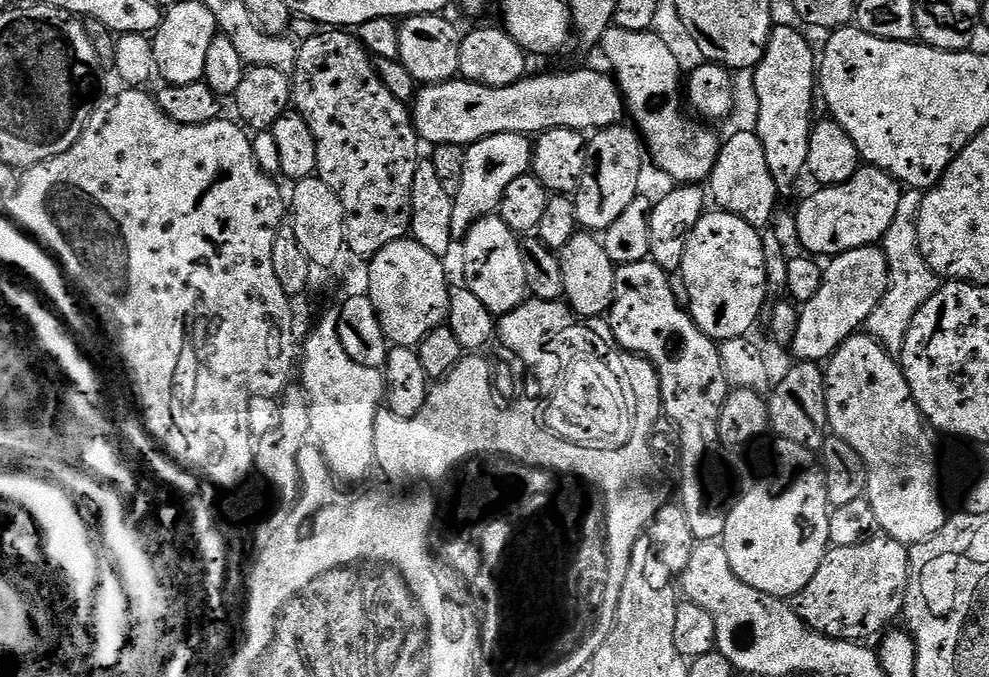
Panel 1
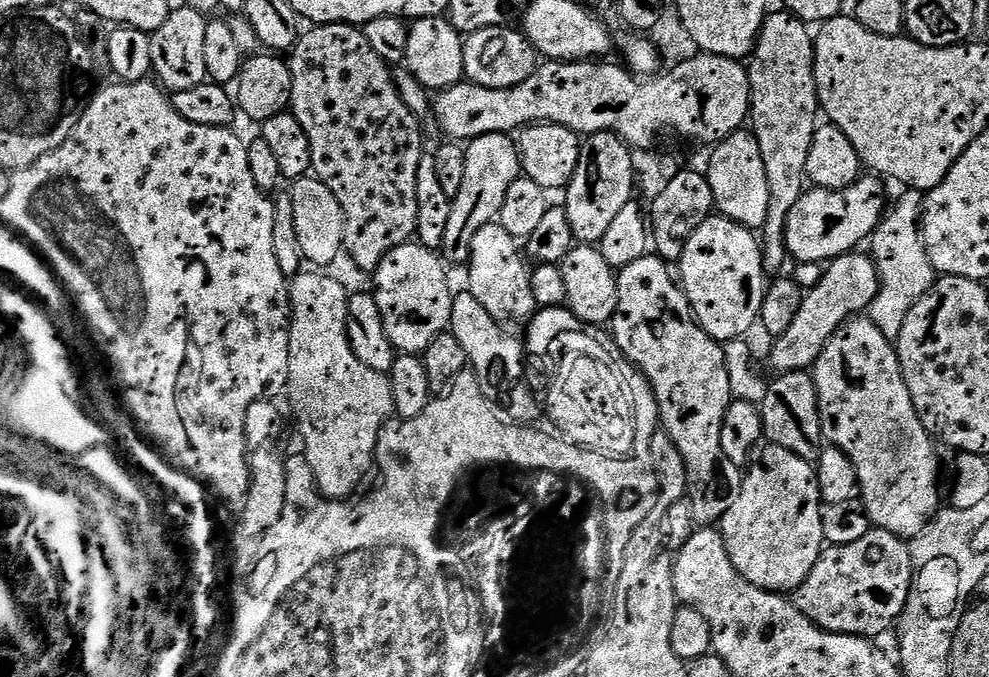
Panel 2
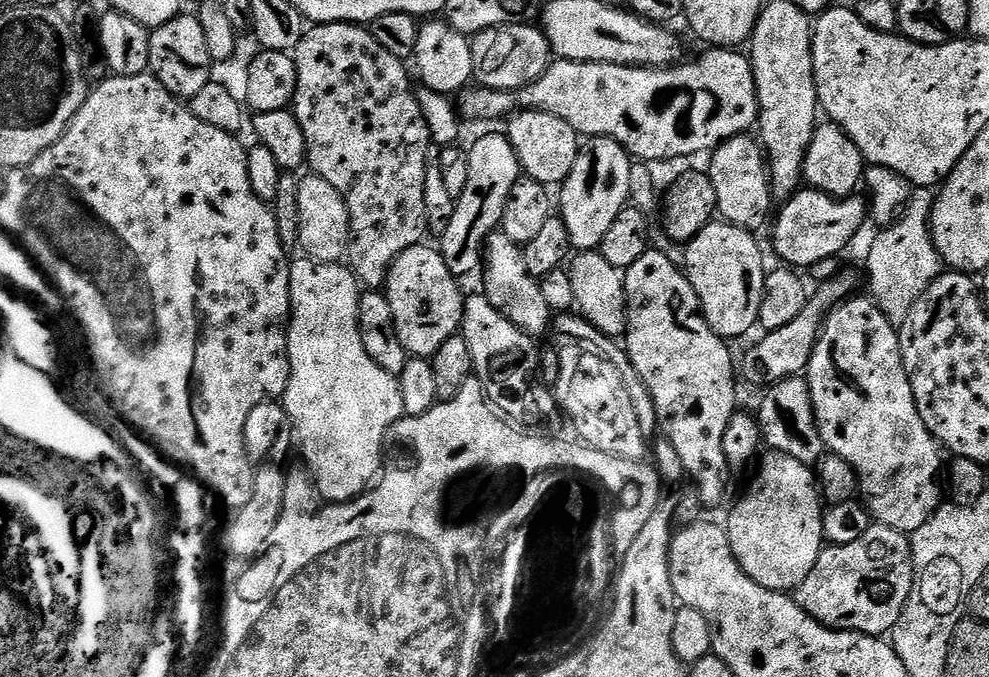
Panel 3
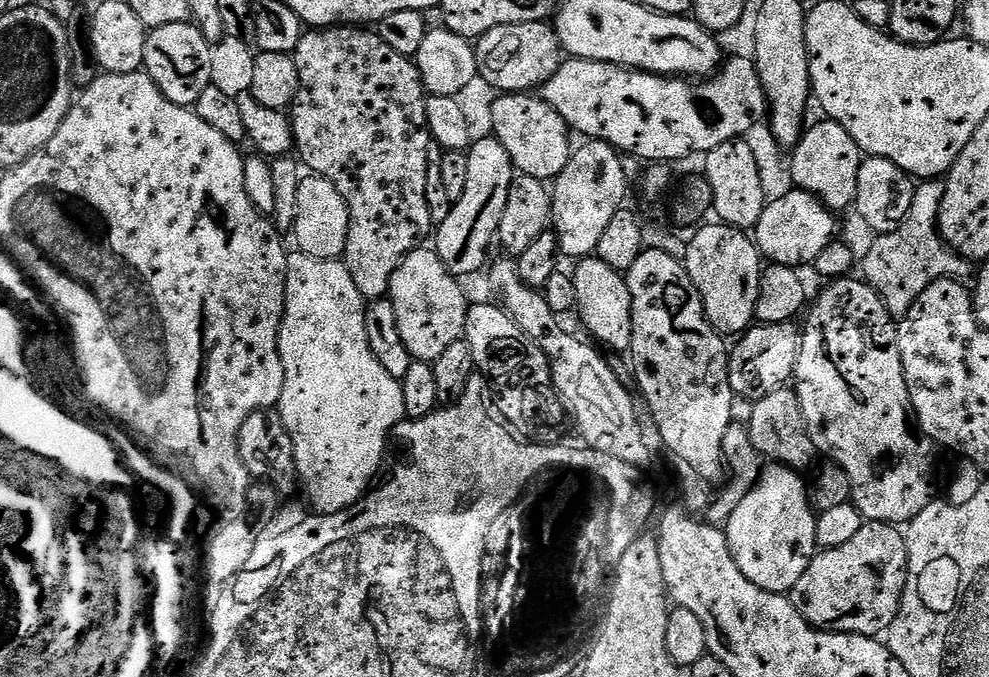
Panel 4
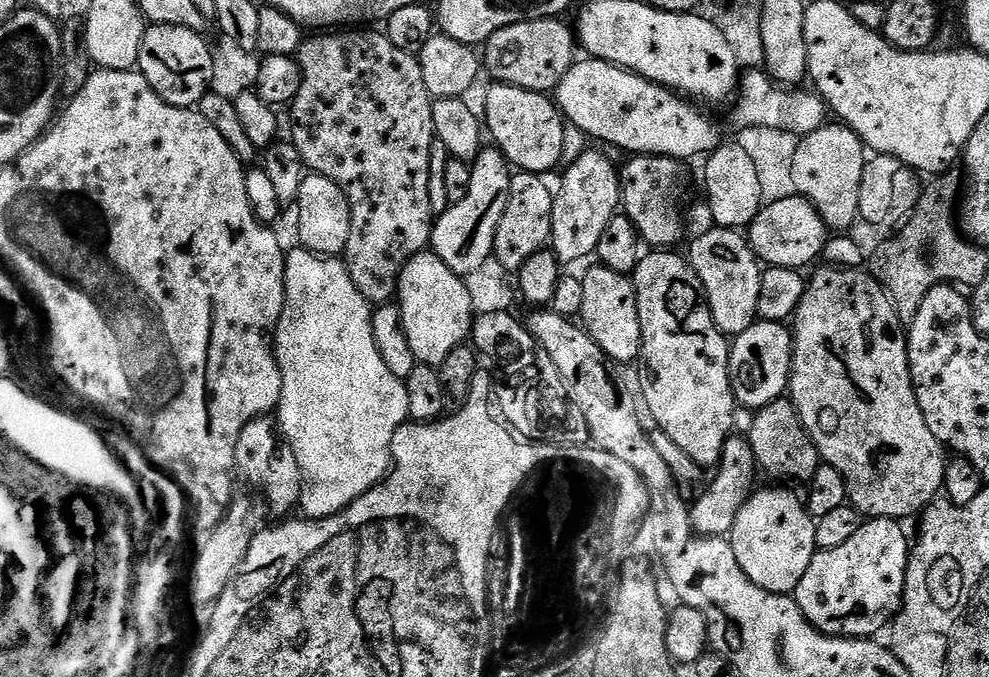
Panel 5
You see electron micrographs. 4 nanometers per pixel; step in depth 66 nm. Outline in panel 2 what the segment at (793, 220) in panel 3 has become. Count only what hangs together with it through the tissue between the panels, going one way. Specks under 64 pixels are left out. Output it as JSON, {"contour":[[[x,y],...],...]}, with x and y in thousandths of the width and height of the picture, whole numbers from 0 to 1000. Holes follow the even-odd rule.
{"contour":[[[882,257],[871,258],[870,264],[863,267],[857,278],[846,284],[840,284],[838,278],[822,276],[814,282],[813,291],[799,310],[795,328],[795,363],[798,380],[808,388],[825,388],[832,391],[834,387],[846,384],[857,372],[865,372],[871,365],[870,359],[877,356],[885,343],[891,325],[896,318],[896,301],[894,307],[894,272],[893,264]]]}

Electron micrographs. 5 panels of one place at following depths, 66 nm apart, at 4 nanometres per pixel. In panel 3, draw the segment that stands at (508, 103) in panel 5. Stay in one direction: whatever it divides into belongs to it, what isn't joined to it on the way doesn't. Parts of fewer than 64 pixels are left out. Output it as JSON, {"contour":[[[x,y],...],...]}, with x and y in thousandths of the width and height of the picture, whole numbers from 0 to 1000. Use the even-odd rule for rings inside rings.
{"contour":[[[541,162],[523,164],[513,183],[512,199],[522,225],[529,258],[551,275],[569,273],[570,264],[577,257],[582,230],[588,217],[582,189],[560,168]]]}

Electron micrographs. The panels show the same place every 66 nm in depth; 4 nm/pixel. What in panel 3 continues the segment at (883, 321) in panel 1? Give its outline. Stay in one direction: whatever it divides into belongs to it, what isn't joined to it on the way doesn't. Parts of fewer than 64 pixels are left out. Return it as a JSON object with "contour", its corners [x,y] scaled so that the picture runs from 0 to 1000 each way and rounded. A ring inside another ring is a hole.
{"contour":[[[940,278],[921,279],[918,300],[905,329],[887,341],[878,366],[878,419],[882,424],[881,442],[892,458],[901,479],[916,476],[920,452],[952,405],[952,386],[942,356],[940,326],[947,285]]]}

